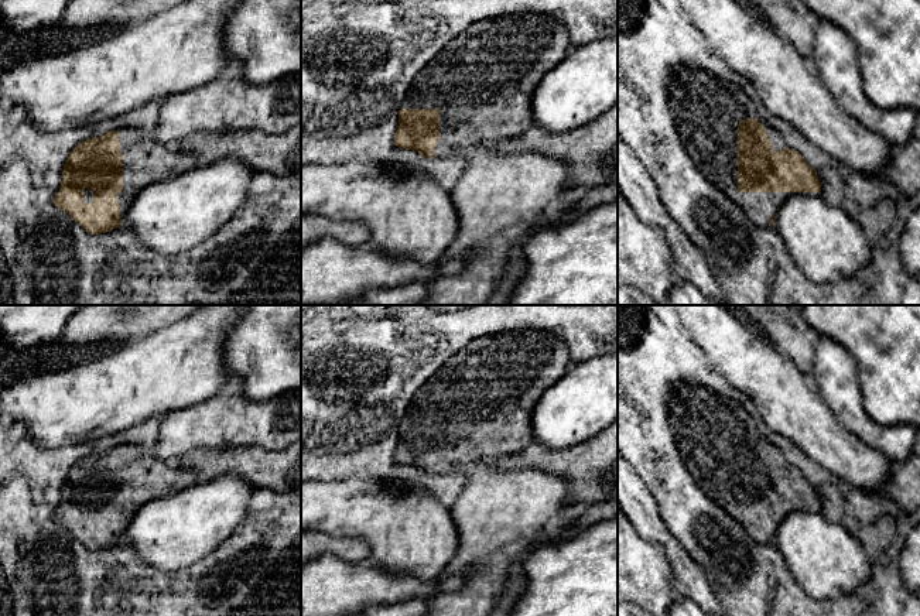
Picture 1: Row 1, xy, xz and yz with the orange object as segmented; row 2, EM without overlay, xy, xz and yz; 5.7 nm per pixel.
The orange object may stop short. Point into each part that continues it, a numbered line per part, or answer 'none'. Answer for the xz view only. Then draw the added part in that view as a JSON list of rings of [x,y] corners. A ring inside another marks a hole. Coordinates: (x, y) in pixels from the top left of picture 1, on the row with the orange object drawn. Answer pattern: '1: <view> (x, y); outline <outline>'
1: xz (482, 82); outline [[[548,14],[485,18],[451,40],[413,79],[400,109],[438,109],[437,158],[466,154],[480,143],[517,137],[533,126],[533,95],[543,76],[570,52],[567,28]]]

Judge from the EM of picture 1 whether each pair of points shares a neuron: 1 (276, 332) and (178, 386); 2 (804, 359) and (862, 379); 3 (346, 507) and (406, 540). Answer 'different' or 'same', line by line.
1: different
2: different
3: same

